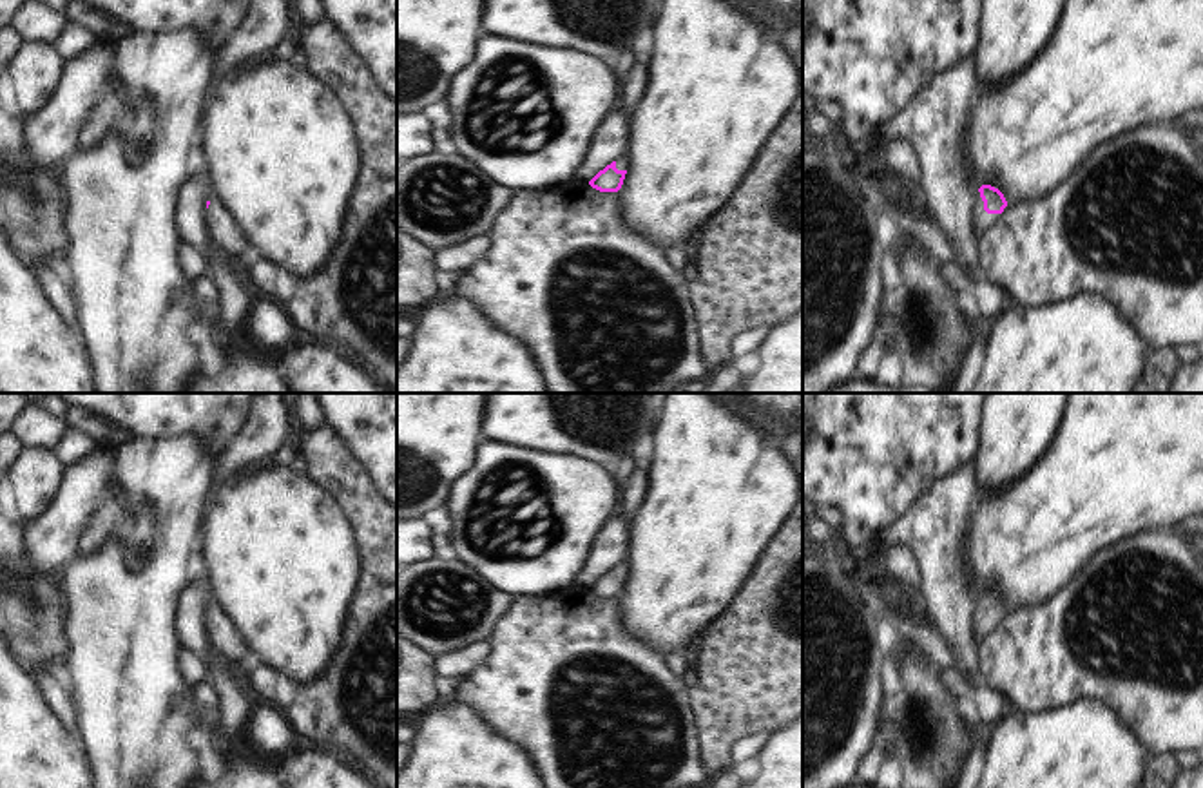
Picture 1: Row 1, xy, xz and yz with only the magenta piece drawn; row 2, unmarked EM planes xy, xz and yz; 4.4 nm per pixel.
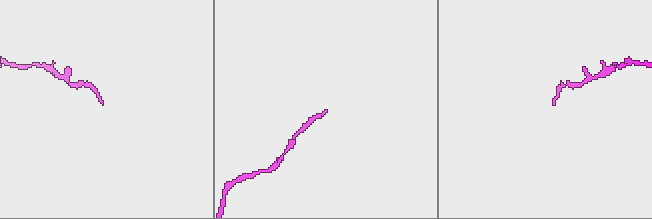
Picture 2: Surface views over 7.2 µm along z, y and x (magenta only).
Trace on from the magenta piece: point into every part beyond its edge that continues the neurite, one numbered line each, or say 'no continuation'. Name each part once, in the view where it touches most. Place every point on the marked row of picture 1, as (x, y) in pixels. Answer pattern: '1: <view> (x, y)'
1: yz (982, 220)

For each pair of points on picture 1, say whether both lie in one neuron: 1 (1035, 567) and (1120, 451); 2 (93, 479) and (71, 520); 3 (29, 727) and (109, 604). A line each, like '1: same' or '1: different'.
1: same
2: same
3: different

